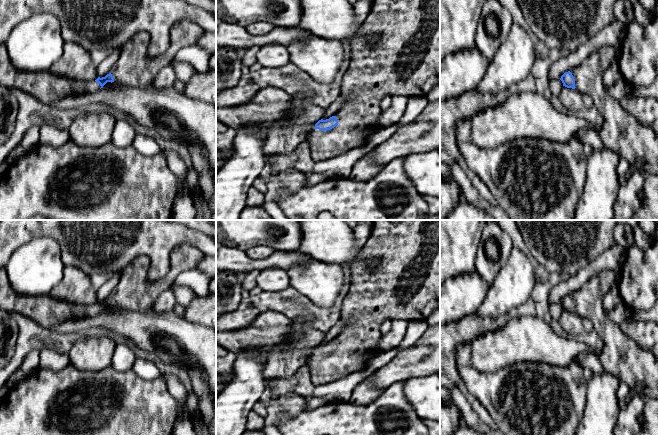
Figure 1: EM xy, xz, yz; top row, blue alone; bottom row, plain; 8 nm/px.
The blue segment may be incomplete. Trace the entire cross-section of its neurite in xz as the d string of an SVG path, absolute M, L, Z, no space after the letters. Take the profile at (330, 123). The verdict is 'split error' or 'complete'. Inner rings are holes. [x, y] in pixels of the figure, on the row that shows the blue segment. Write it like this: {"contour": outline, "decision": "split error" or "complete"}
{"contour": "M372 0L371 11L361 24L356 41L350 46L352 58L340 87L341 95L346 96L347 100L335 116L319 120L306 139L314 162L329 160L362 147L370 129L379 122L382 113L380 102L385 96L426 96L434 86L440 84L440 0ZM373 34L379 37L375 44L362 42Z", "decision": "split error"}

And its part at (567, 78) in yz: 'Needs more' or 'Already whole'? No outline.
Needs more

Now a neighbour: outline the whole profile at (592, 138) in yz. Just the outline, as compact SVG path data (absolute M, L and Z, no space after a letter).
M581 130L576 134L575 140L582 144L589 144L593 150L602 150L605 148L601 141L599 132L596 131Z

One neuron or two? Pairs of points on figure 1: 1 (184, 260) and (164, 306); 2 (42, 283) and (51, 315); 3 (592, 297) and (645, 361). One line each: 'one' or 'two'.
1: two
2: two
3: one

